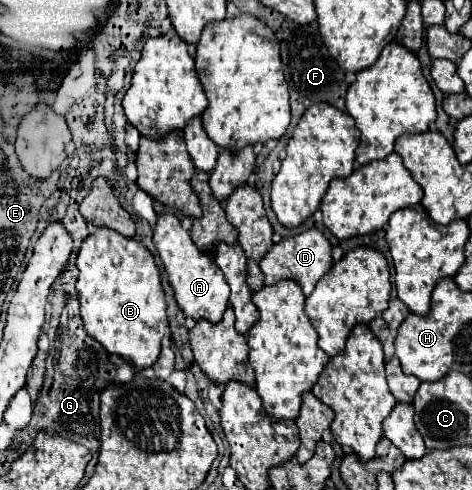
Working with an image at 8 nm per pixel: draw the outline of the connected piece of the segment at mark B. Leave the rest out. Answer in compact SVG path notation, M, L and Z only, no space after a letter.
M101 226L83 240L77 268L77 292L87 334L101 342L109 354L119 354L137 370L151 366L159 358L161 338L167 334L167 302L153 254L139 240L123 238L119 232Z

